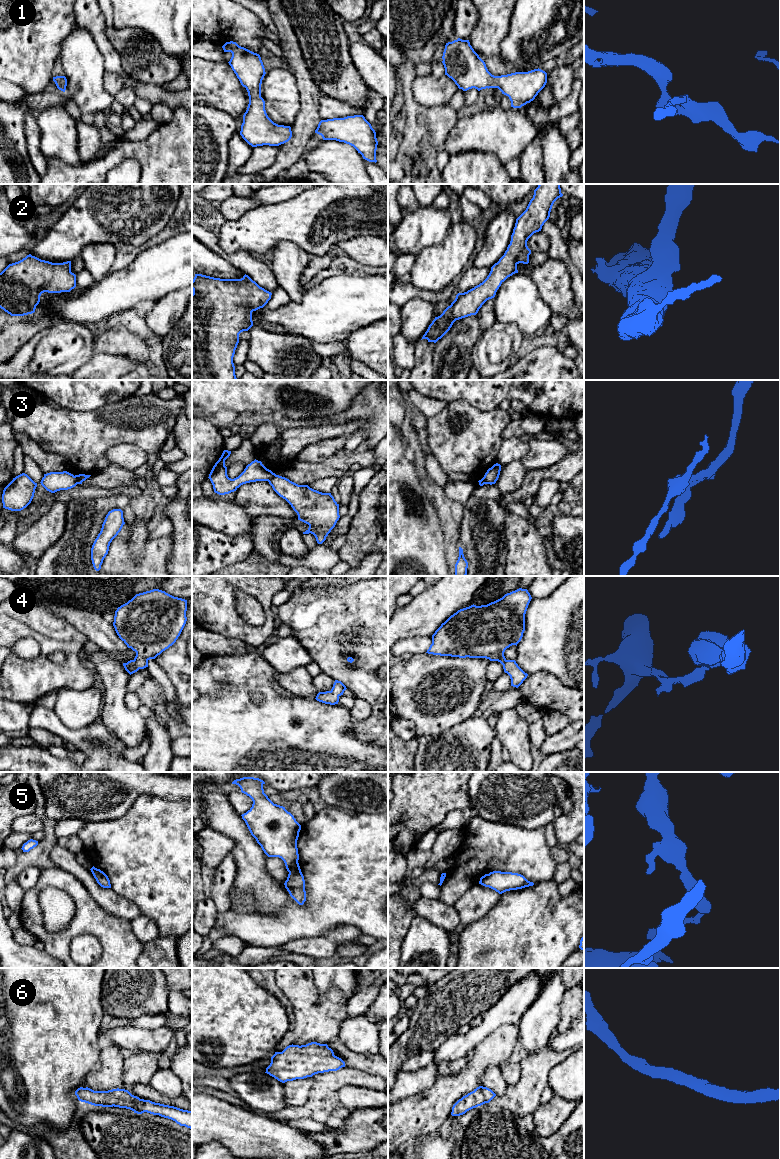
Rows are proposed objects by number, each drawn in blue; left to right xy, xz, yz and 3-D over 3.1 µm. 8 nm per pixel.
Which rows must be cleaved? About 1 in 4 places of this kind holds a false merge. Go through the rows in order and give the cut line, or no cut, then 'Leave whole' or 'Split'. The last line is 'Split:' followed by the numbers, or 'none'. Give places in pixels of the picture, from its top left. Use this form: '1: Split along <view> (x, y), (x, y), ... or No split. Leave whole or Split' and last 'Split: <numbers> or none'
1: No split. Leave whole
2: No split. Leave whole
3: Split along xy (74, 476), (79, 483). Split
4: No split. Leave whole
5: No split. Leave whole
6: No split. Leave whole
Split: 3

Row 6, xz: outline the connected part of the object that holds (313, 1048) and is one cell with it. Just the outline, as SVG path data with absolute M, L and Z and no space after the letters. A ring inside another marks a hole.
M311 1042L301 1046L292 1044L282 1052L275 1052L265 1073L285 1083L342 1067L345 1062L327 1044Z

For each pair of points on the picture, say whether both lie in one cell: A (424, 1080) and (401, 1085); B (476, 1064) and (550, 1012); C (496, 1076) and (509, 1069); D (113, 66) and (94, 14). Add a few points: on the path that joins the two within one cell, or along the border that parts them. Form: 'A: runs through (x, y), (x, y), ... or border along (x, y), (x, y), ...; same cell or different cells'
A: runs through (418, 1081), (407, 1084); same cell
B: border along (517, 1025), (519, 1037); different cells
C: border along (500, 1069), (507, 1085); different cells
D: runs through (109, 53), (101, 41), (97, 27); same cell

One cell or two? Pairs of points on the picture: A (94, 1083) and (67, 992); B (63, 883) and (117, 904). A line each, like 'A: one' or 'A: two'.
A: two
B: two

